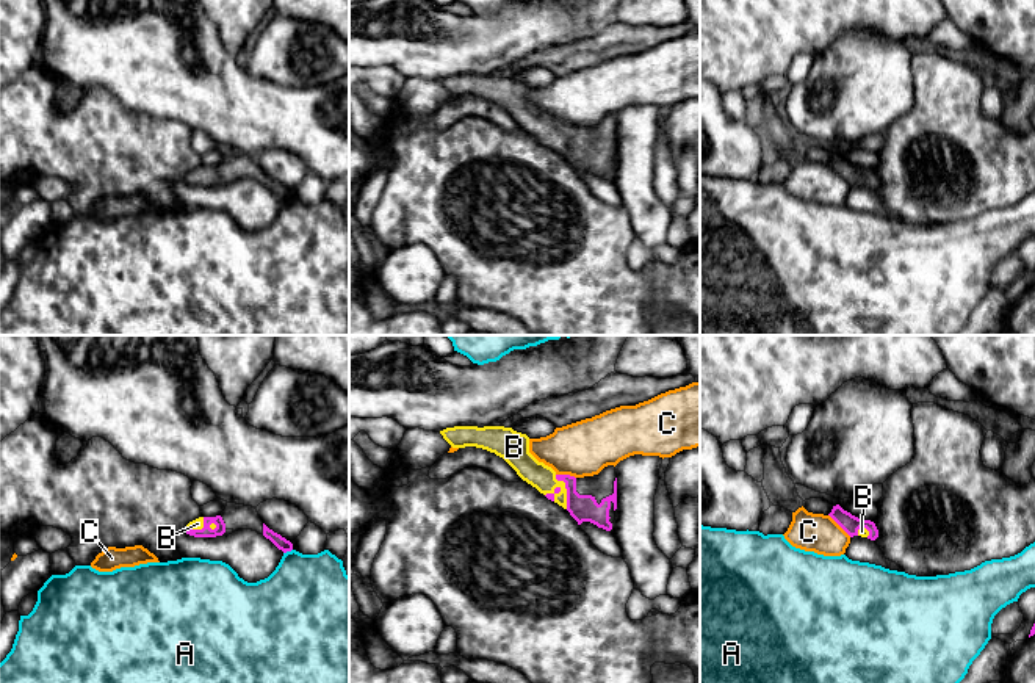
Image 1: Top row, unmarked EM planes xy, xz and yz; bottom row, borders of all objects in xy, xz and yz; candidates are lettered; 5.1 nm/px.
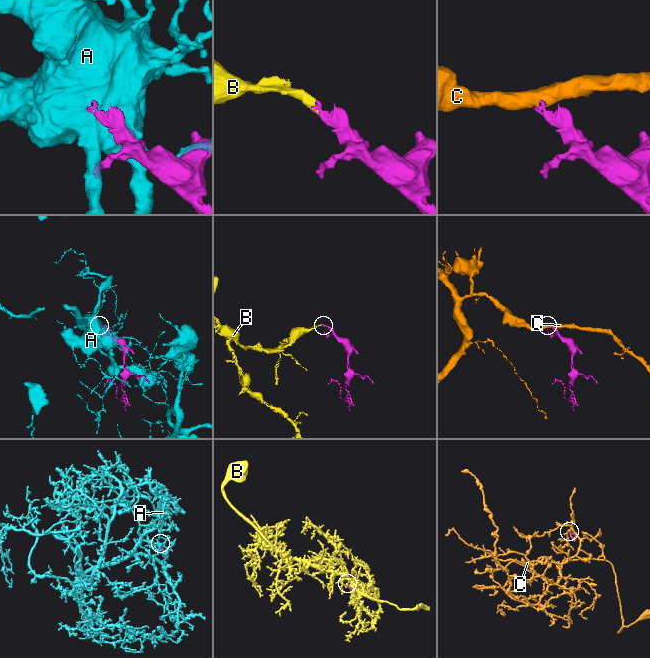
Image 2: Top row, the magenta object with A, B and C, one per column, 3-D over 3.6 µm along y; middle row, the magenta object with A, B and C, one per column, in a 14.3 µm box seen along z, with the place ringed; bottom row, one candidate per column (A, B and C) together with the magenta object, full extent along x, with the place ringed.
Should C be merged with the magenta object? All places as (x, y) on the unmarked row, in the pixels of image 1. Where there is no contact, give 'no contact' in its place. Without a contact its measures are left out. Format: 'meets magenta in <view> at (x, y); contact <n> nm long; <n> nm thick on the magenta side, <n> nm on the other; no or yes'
meets magenta in yz at (840, 174); contact 170 nm long; 90 nm thick on the magenta side, 200 nm on the other; no

